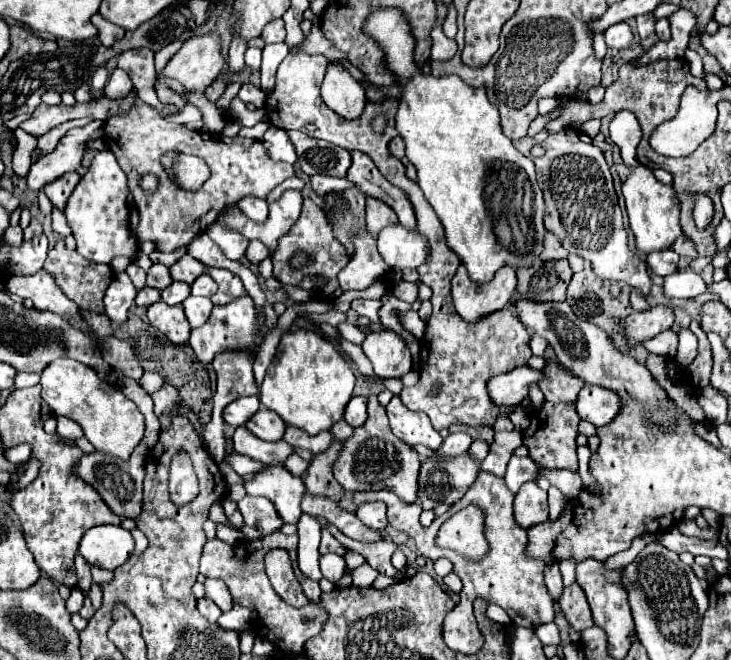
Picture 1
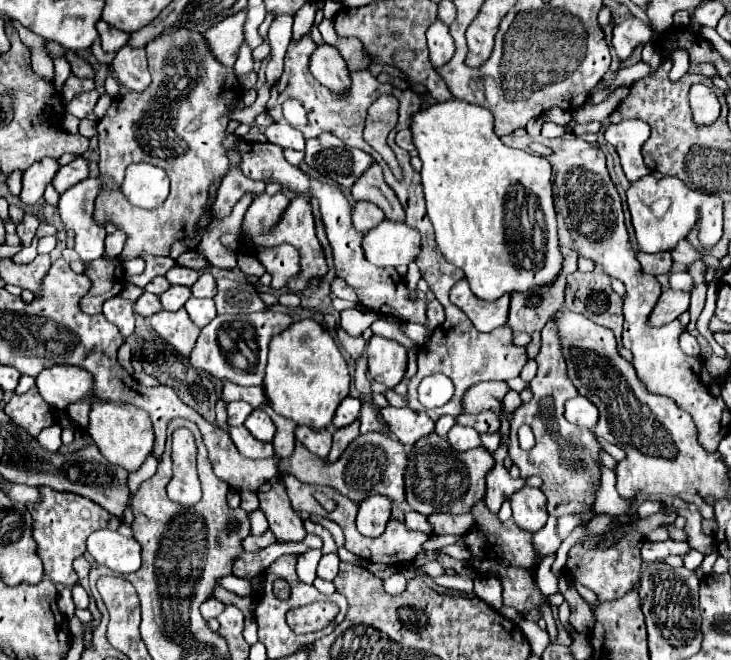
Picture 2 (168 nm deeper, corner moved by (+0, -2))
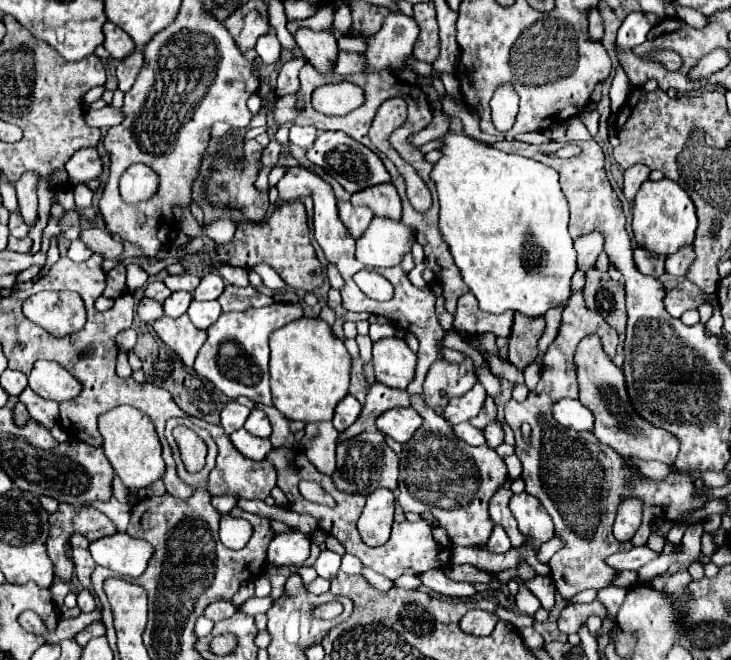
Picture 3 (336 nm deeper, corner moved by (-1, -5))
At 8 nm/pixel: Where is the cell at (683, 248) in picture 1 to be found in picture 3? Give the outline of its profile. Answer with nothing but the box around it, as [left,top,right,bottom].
[665,245,695,279]

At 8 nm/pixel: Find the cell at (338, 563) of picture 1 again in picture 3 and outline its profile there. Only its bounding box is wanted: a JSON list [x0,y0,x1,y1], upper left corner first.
[313,549,341,579]

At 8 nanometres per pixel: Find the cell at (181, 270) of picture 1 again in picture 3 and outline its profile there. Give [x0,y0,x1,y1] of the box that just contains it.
[165,273,199,291]

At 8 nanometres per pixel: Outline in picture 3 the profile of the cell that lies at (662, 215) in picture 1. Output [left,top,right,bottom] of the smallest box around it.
[633,177,697,253]

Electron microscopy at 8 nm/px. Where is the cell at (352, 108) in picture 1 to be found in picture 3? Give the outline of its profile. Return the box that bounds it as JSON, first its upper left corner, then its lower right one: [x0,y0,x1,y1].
[295,27,337,71]

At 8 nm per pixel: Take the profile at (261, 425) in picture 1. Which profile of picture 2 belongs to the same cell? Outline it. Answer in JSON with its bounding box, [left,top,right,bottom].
[244,410,276,442]

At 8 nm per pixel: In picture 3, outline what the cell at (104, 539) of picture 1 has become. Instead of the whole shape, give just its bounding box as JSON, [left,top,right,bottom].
[89,533,153,579]

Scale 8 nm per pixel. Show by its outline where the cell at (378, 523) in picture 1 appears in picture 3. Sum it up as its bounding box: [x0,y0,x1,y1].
[359,489,395,547]

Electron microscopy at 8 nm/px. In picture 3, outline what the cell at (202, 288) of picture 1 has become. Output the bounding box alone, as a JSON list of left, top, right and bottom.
[193,271,225,301]

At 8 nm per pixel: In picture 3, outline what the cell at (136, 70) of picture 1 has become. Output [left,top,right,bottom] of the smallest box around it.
[117,51,143,93]

